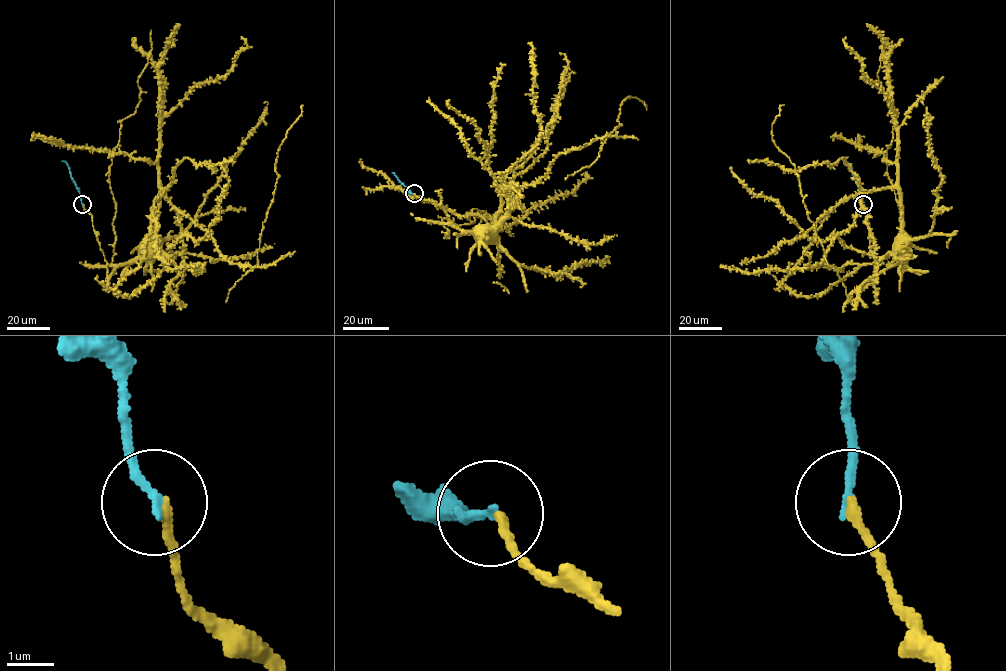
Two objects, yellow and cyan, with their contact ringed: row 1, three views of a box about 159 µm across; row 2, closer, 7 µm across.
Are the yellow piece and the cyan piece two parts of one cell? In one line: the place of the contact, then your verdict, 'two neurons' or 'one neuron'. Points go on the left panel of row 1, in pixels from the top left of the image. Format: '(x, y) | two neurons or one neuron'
(82, 204) | one neuron

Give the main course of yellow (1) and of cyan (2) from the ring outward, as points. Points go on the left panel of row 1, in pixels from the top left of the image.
1: (83, 204), (93, 219), (100, 249), (107, 263), (108, 277), (125, 263), (134, 260), (148, 247)
2: (82, 204), (69, 168), (62, 161)

